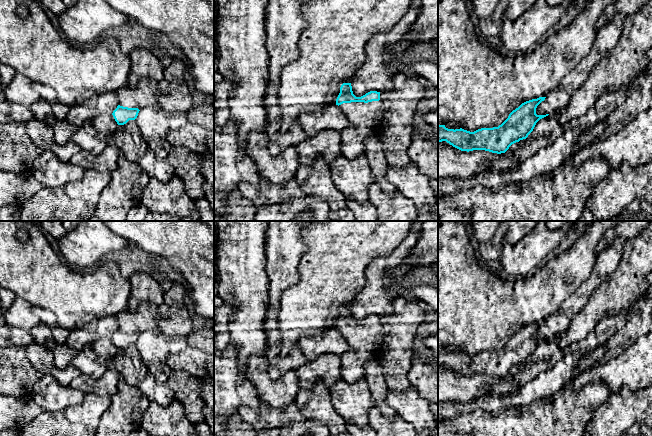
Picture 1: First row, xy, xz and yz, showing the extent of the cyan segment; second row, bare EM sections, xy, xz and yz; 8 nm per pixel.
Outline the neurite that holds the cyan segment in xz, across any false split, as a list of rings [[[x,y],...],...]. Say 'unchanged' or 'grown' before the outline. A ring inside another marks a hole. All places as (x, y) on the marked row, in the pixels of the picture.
grown; [[[343,83],[336,99],[349,124],[341,131],[341,153],[355,159],[364,155],[364,140],[378,131],[383,119],[380,92],[370,91],[361,97],[353,94],[351,83]]]

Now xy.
grown; [[[151,78],[142,79],[136,86],[125,86],[116,91],[119,105],[112,115],[118,125],[135,120],[139,111],[147,106],[158,104],[159,91],[157,81]]]

